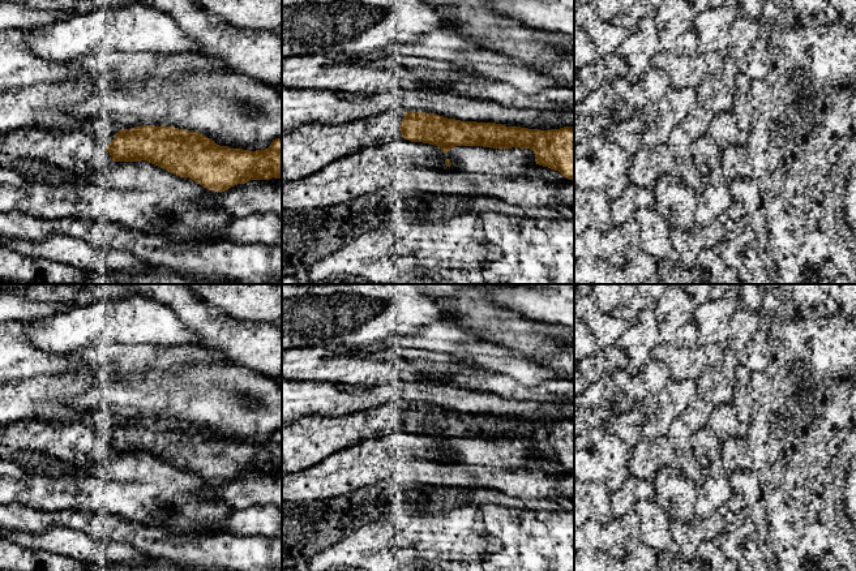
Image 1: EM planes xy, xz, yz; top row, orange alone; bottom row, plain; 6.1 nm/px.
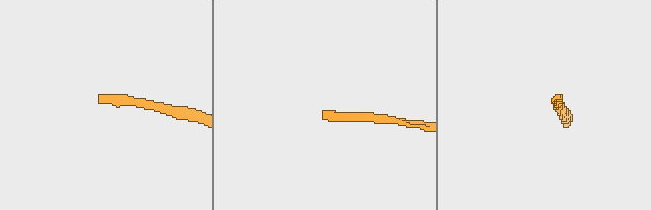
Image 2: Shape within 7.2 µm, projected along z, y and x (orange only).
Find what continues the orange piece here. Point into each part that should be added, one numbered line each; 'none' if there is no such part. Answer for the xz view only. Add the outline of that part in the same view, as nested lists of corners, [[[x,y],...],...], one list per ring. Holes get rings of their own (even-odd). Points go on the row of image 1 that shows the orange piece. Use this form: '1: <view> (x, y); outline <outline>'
1: xz (308, 149); outline [[[393,108],[351,123],[305,124],[282,130],[282,183],[309,176],[334,160],[386,142],[406,112]]]

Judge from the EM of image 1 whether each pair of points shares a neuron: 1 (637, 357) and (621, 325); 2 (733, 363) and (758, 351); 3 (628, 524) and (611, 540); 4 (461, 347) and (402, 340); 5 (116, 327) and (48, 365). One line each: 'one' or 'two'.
1: two
2: two
3: one
4: one
5: two

